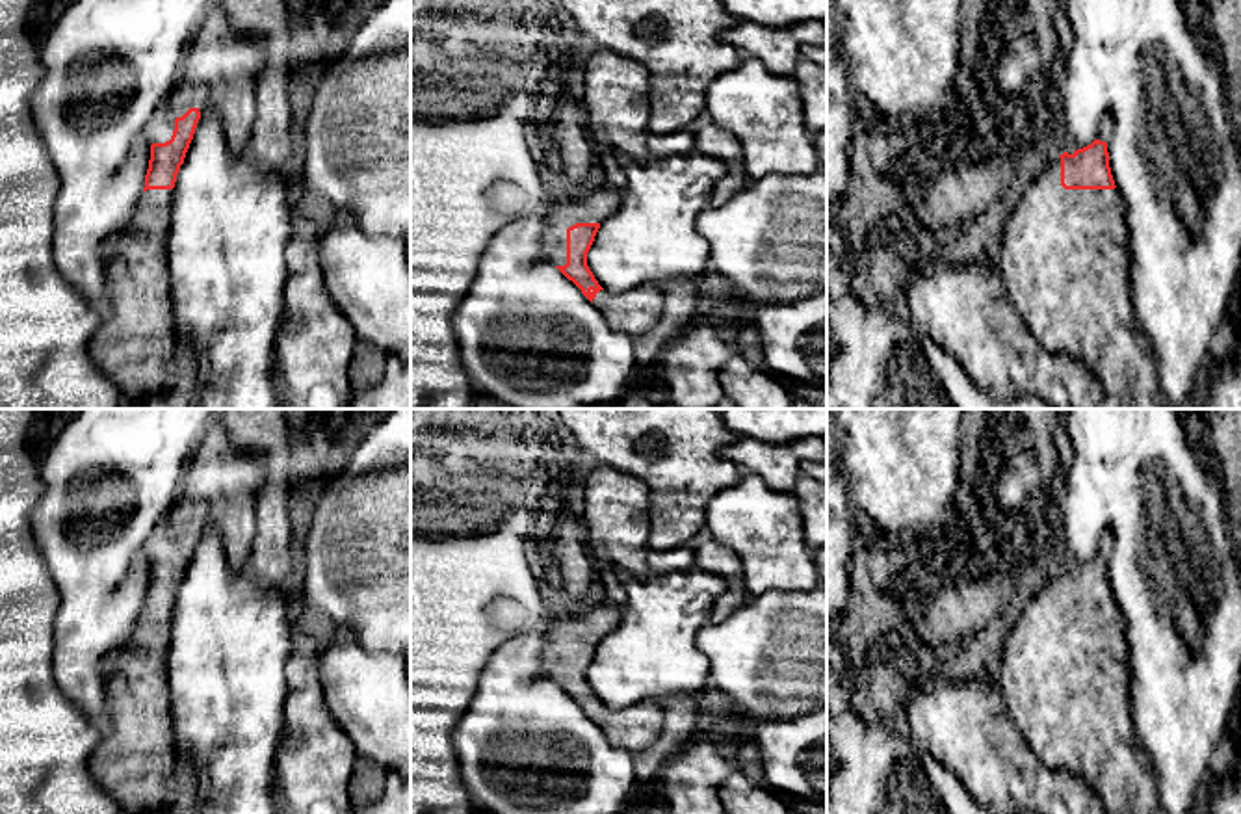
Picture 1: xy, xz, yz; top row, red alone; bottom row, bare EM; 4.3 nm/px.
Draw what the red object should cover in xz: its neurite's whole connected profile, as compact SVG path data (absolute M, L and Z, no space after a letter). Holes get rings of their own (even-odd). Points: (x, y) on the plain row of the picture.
M602 602L581 613L544 621L546 639L539 676L554 680L602 729L607 742L630 753L650 749L663 734L660 701L641 701L624 710L606 708L587 682L600 641L620 623L622 610Z

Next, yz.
M1094 556L1072 571L1052 574L1027 602L1003 639L996 676L1005 710L1031 751L1048 768L1079 777L1100 799L1104 814L1163 814L1154 768L1131 723L1130 665L1126 621L1111 591L1107 559Z

